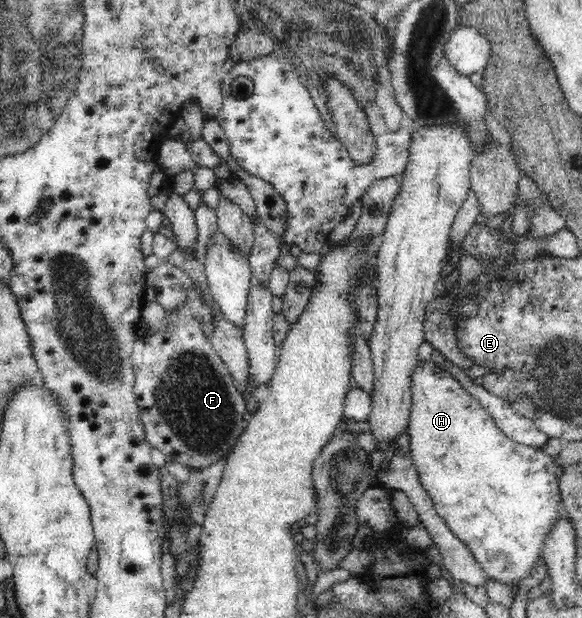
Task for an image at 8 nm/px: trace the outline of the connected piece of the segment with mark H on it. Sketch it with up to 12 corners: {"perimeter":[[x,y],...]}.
{"perimeter":[[432,360],[406,436],[486,576],[533,573],[563,513],[553,457]]}

